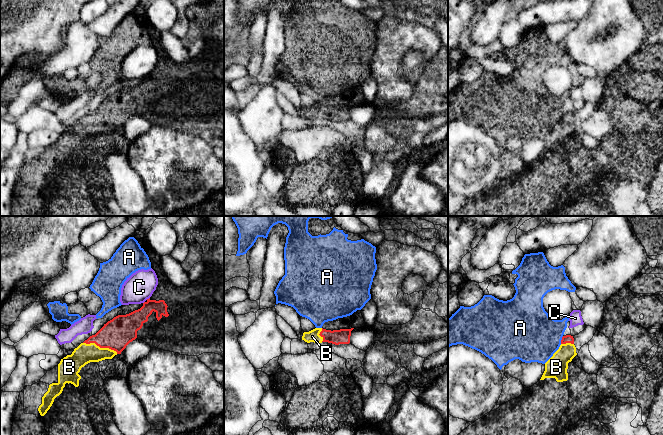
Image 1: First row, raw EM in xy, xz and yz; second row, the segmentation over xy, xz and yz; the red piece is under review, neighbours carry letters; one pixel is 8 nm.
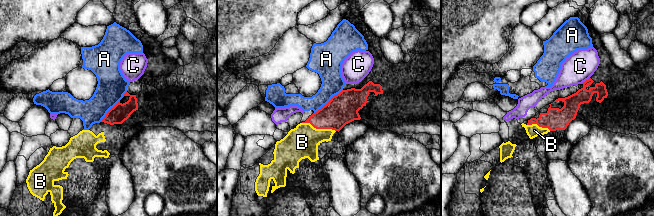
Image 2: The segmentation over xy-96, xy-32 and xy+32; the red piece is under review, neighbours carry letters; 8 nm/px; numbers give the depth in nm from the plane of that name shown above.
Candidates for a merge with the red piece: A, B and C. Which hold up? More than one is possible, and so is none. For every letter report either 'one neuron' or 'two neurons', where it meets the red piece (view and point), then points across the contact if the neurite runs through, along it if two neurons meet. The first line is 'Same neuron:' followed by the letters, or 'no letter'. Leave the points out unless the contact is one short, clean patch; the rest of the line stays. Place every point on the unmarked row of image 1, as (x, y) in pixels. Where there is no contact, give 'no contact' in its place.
Same neuron: B
A: two neurons; meets red in yz at (561, 116); border along yz (563, 112), (560, 119)
B: one neuron; meets red in xy at (100, 123); runs through xy (116, 110), (100, 123), (85, 129)
C: two neurons; meets red in xy at (147, 75); border along xy (149, 73), (146, 75)

